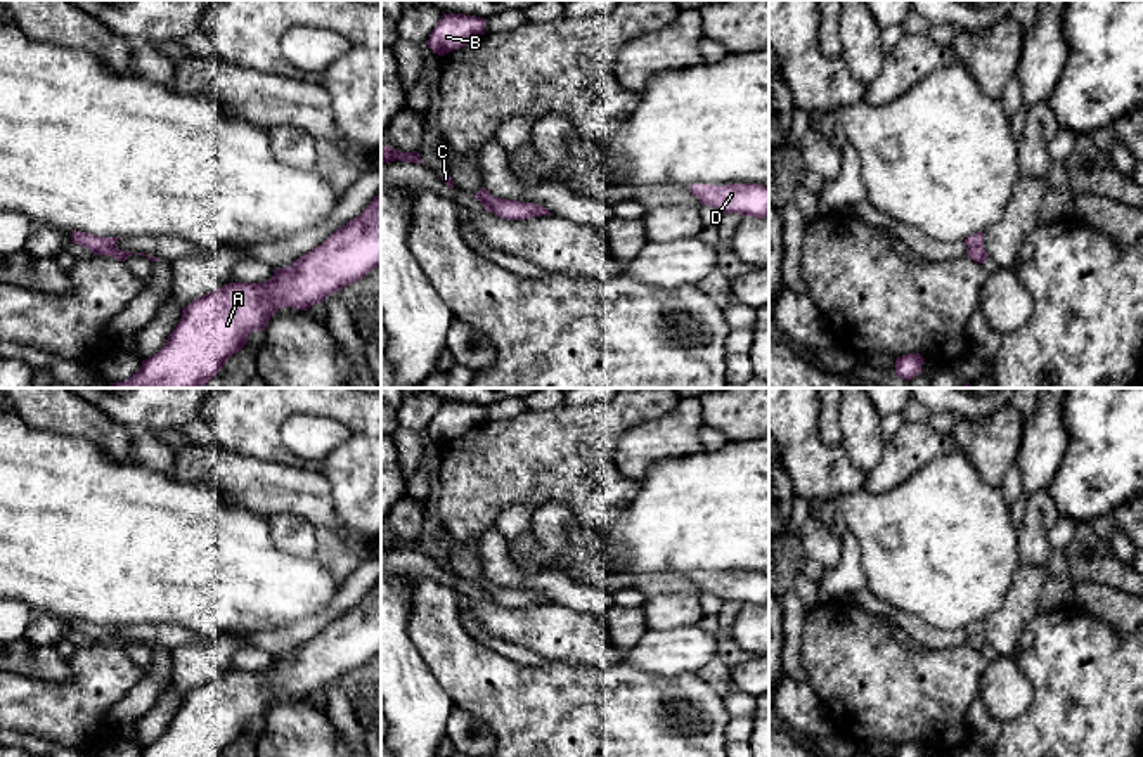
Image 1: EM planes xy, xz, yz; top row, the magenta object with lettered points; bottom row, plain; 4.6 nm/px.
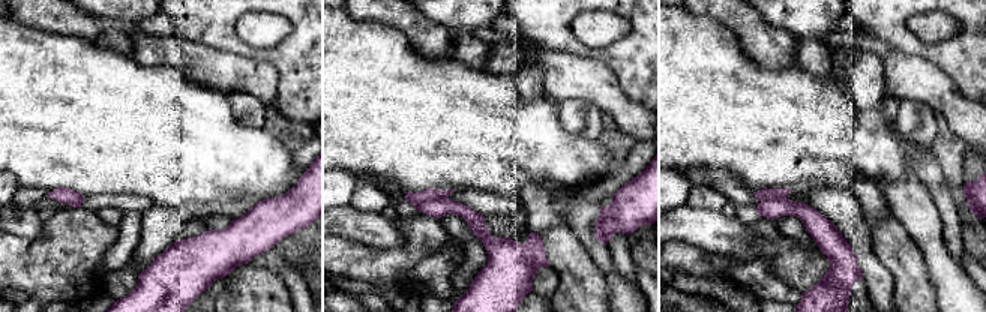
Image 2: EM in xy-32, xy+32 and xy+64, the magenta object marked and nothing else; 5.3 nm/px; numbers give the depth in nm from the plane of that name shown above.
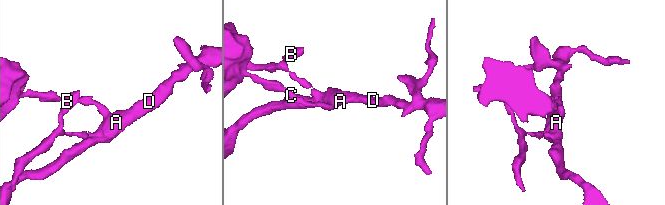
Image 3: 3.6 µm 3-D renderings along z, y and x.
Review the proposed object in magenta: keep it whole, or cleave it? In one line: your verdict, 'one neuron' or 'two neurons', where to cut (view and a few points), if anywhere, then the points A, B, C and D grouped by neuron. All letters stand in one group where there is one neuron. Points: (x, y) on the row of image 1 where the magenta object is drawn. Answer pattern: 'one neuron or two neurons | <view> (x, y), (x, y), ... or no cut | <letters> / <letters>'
two neurons | yz (982, 245), (968, 248) | A B D / C

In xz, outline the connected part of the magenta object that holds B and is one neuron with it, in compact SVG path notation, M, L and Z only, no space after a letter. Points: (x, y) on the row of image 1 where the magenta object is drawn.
M443 14L429 35L428 49L445 55L485 35L487 19L466 14Z

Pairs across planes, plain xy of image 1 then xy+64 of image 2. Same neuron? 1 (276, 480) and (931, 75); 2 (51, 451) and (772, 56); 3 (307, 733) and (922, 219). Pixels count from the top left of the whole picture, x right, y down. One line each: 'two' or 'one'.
1: one
2: two
3: two

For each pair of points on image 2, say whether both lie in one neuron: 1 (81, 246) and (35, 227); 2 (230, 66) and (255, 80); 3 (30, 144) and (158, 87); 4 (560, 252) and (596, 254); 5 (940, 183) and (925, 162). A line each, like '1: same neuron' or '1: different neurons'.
1: different neurons
2: same neuron
3: same neuron
4: different neurons
5: same neuron

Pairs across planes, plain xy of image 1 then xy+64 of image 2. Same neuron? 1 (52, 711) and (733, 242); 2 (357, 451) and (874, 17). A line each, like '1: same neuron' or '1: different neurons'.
1: different neurons
2: same neuron

